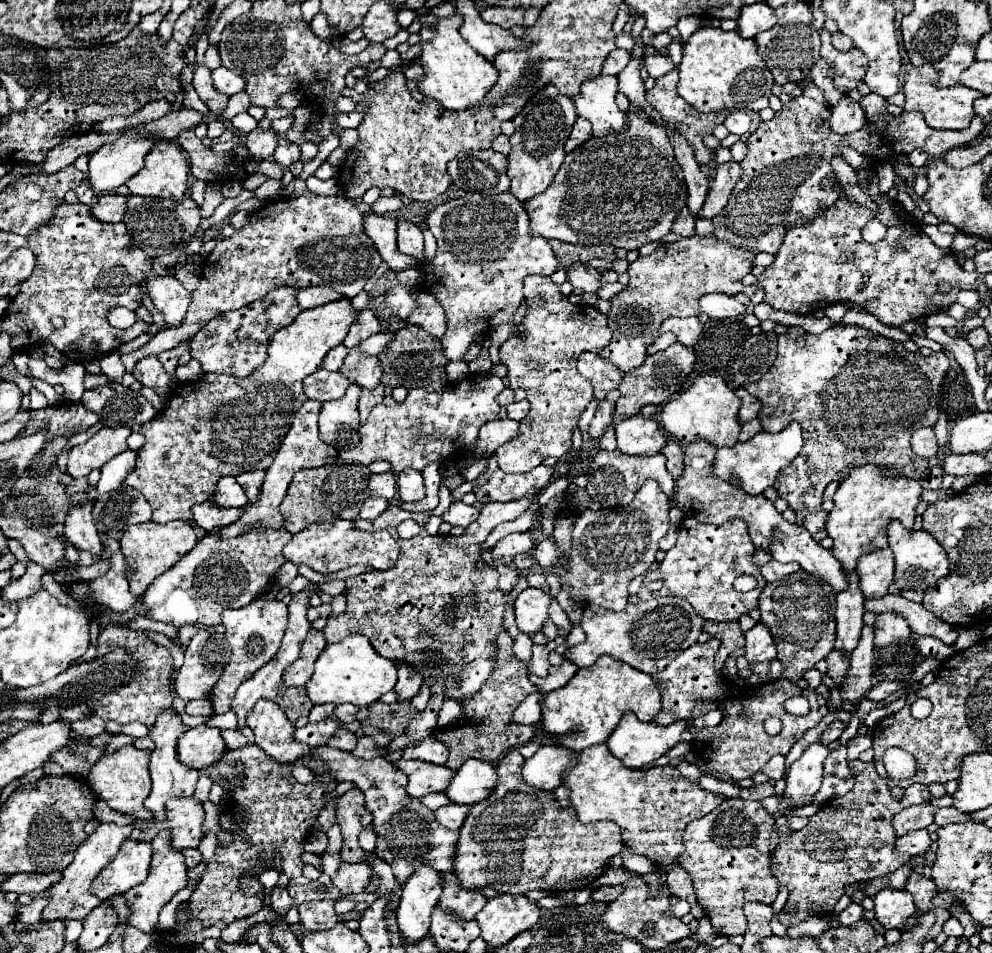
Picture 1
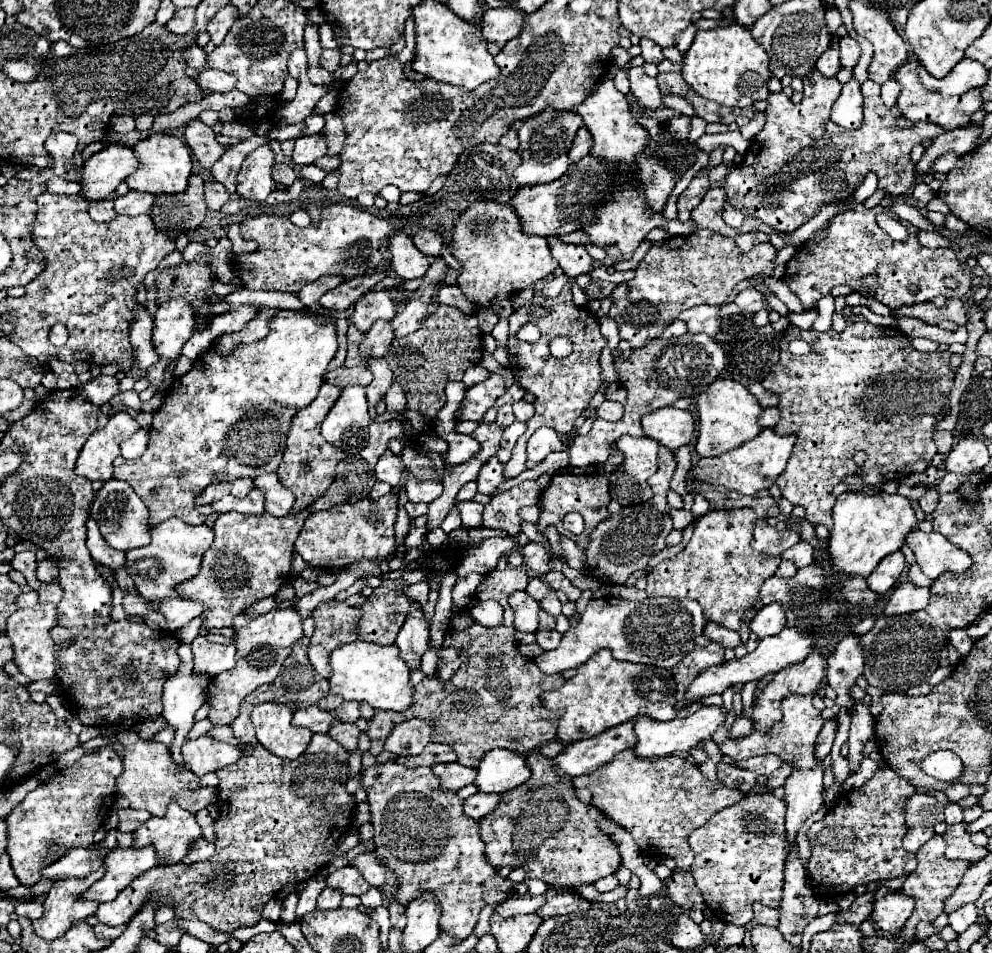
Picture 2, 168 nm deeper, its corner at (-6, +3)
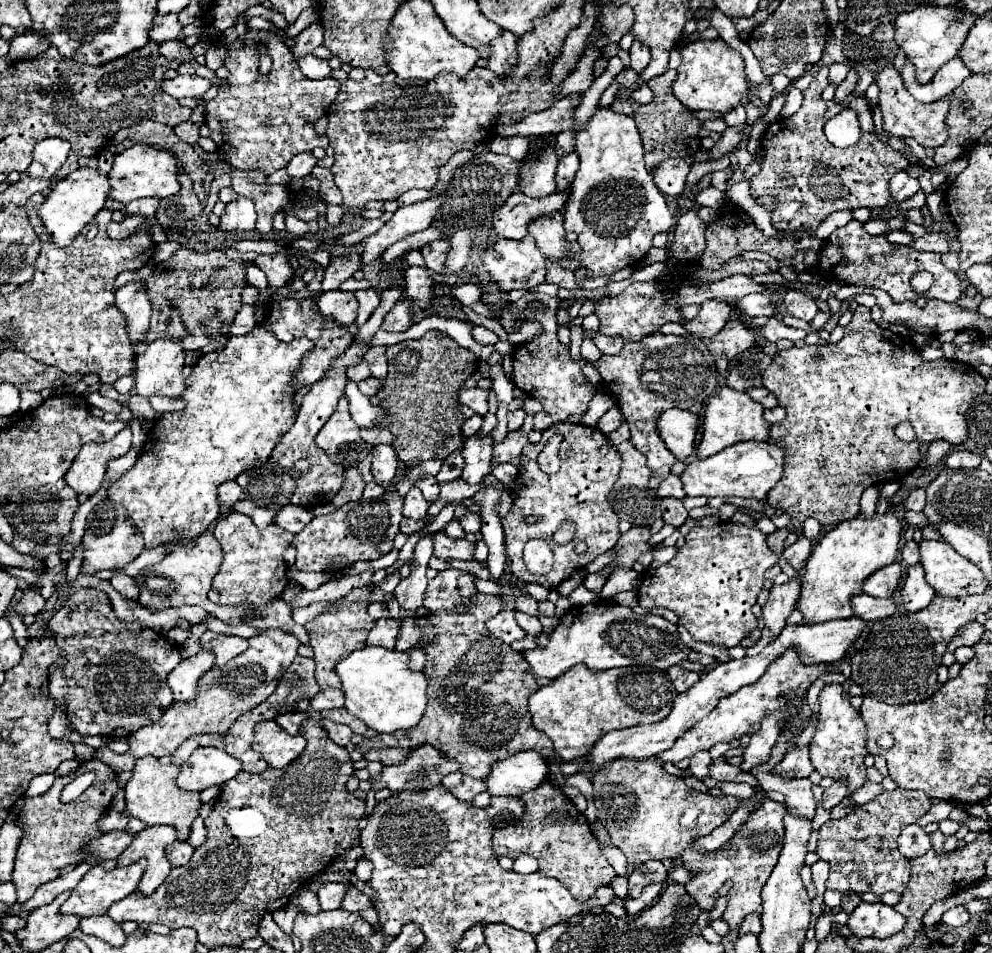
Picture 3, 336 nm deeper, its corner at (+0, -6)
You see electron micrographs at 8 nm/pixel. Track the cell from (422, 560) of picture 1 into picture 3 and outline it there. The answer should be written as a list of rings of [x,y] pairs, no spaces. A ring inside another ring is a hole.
[[[378,619],[374,629],[368,635],[368,645],[394,649],[398,631],[400,631],[400,623],[396,619]]]

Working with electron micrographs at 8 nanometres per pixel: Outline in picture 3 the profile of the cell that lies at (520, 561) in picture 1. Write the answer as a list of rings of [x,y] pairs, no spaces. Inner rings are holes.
[[[554,423],[546,431],[542,431],[540,443],[528,443],[522,449],[520,455],[520,473],[514,479],[514,485],[510,489],[512,495],[512,509],[506,517],[502,517],[502,529],[504,529],[504,543],[506,543],[506,565],[520,581],[536,581],[548,589],[556,589],[564,579],[568,579],[574,571],[584,569],[588,563],[592,563],[598,555],[612,549],[620,537],[618,531],[618,517],[612,511],[608,503],[608,493],[612,485],[618,479],[622,457],[618,449],[608,441],[608,437],[596,427],[576,425],[576,423]],[[554,433],[564,433],[564,441],[560,443],[560,471],[554,475],[546,475],[540,471],[536,457],[548,443],[548,439]],[[538,515],[540,519],[536,523],[526,523],[524,517]],[[562,521],[574,521],[576,523],[576,535],[568,545],[554,545],[552,533],[562,525]],[[530,539],[544,539],[550,543],[554,551],[554,567],[546,575],[534,575],[526,569],[522,559],[522,549],[526,541]],[[584,541],[586,551],[576,553],[576,545]]]

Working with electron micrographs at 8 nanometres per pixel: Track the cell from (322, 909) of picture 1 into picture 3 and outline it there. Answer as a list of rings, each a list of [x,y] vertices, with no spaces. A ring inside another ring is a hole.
[[[324,883],[318,889],[318,897],[320,897],[322,909],[326,909],[326,911],[338,909],[340,907],[340,901],[344,899],[344,895],[346,895],[346,891],[350,887],[352,887],[350,883]]]

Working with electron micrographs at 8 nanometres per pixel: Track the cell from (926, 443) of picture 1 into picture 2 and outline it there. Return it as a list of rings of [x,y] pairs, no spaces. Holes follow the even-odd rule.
[[[938,430],[938,432],[934,432],[934,442],[936,442],[936,446],[938,446],[938,452],[940,454],[946,454],[952,446],[954,446],[954,436],[952,436],[952,432],[946,432],[946,430]]]

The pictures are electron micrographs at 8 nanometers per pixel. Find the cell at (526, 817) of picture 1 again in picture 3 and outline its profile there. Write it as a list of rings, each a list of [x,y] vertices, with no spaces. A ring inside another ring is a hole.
[[[544,781],[540,787],[536,787],[534,791],[530,791],[528,795],[522,797],[526,803],[526,815],[520,823],[506,827],[506,829],[496,829],[494,831],[494,853],[496,855],[508,855],[512,859],[516,859],[522,853],[528,853],[532,857],[538,859],[540,865],[540,873],[546,877],[554,877],[558,879],[574,899],[586,901],[592,897],[592,893],[600,887],[600,885],[608,885],[612,881],[612,877],[616,875],[616,871],[612,869],[612,865],[606,861],[606,857],[600,853],[598,849],[598,841],[590,831],[590,825],[586,821],[586,817],[574,807],[574,803],[556,787],[550,785],[550,781]]]

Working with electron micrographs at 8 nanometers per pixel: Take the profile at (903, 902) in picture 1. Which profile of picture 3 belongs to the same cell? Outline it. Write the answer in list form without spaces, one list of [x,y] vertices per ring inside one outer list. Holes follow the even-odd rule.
[[[860,903],[848,917],[848,929],[856,937],[890,937],[898,933],[906,919],[886,903]]]

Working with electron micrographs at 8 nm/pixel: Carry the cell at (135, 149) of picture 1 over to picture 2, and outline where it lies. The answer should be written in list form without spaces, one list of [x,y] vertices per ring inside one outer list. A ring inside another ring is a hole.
[[[108,144],[100,152],[92,154],[82,168],[82,196],[86,200],[108,198],[120,182],[124,182],[138,168],[138,160],[132,148],[120,144]]]

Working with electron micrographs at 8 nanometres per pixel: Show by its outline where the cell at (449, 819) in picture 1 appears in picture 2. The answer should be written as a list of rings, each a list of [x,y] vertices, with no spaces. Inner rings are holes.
[[[476,792],[474,796],[470,796],[468,800],[464,800],[462,808],[464,808],[464,814],[468,818],[476,818],[480,820],[482,816],[486,816],[488,812],[492,812],[498,804],[500,796],[498,794],[486,794],[486,792]]]

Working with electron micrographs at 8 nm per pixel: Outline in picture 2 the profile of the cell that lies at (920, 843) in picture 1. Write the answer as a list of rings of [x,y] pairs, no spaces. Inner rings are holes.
[[[912,828],[906,832],[906,836],[902,840],[904,850],[908,850],[908,852],[920,850],[932,836],[934,836],[934,828]]]

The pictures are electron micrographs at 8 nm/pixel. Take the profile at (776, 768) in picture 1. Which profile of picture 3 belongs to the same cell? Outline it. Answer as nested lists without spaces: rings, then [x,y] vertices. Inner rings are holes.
[[[722,757],[714,759],[710,765],[710,777],[716,781],[736,781],[736,783],[750,783],[752,787],[758,787],[758,779],[752,773],[744,773],[740,767],[734,767],[726,761],[722,761]]]

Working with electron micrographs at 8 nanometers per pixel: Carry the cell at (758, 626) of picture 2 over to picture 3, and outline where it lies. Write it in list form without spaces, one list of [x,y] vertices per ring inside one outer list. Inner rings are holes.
[[[792,577],[786,585],[772,585],[770,597],[762,607],[764,625],[772,629],[776,635],[786,627],[788,615],[794,611],[796,601],[800,597],[800,577]]]

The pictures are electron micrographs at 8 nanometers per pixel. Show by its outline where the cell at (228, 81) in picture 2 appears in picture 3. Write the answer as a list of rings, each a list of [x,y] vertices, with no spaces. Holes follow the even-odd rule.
[[[176,75],[174,79],[164,79],[162,87],[168,95],[180,99],[180,97],[200,97],[210,89],[210,81],[194,75]]]

